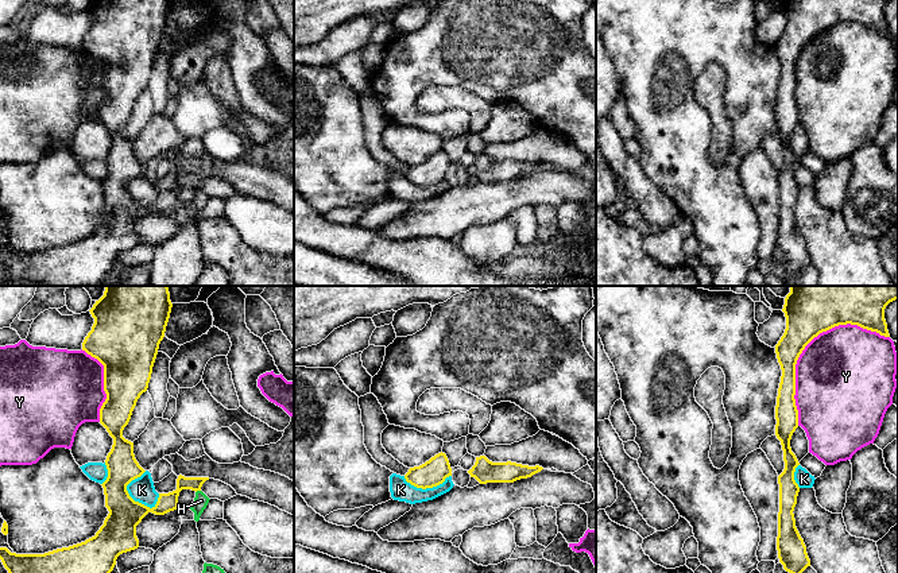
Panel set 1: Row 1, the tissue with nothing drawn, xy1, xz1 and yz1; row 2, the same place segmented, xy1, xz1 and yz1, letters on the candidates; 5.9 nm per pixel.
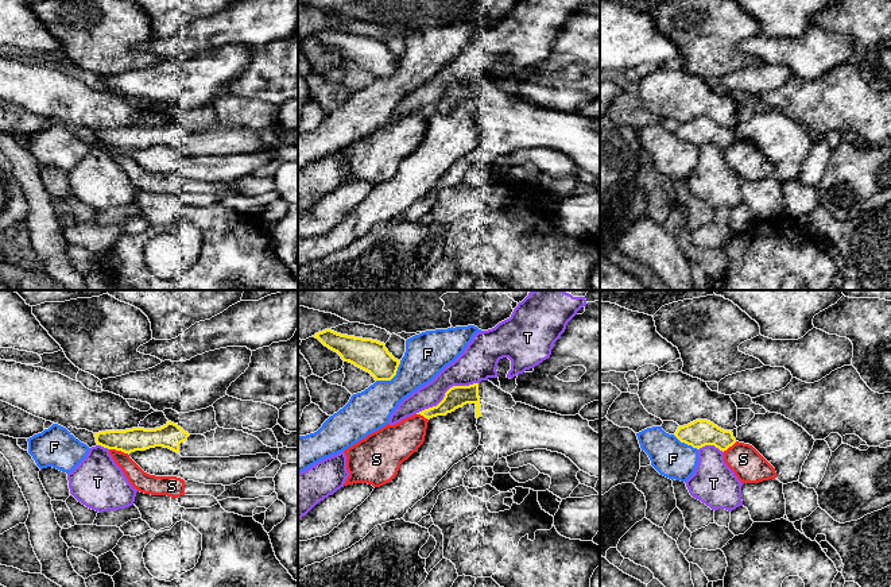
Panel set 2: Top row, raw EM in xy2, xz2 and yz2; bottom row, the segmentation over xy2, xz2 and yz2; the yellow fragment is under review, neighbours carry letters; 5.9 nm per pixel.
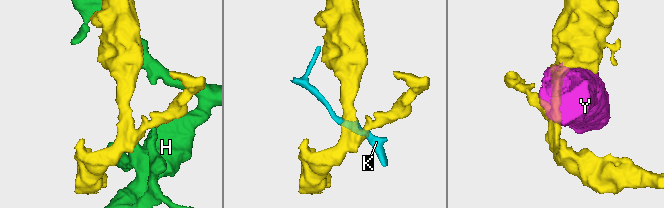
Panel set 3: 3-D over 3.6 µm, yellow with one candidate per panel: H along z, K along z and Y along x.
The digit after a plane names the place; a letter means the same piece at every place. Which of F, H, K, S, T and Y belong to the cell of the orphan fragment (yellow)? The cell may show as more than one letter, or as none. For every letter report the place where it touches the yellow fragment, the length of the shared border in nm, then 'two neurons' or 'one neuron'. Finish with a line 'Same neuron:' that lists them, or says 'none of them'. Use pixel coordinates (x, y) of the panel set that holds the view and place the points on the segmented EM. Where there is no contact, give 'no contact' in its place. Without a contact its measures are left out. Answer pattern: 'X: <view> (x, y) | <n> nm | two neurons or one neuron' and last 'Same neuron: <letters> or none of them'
F: xz2 (392, 377) | 200 nm | two neurons
H: xy1 (197, 490) | 40 nm | two neurons
K: xy1 (127, 492) | 240 nm | two neurons
S: xy2 (117, 450) | 120 nm | two neurons
T: xz2 (445, 393) | 420 nm | two neurons
Y: yz1 (808, 343) | 750 nm | two neurons
Same neuron: none of them

